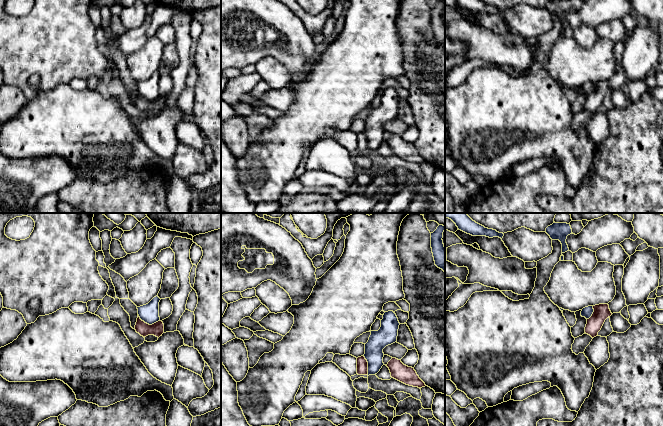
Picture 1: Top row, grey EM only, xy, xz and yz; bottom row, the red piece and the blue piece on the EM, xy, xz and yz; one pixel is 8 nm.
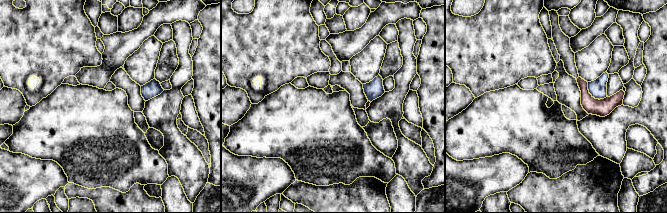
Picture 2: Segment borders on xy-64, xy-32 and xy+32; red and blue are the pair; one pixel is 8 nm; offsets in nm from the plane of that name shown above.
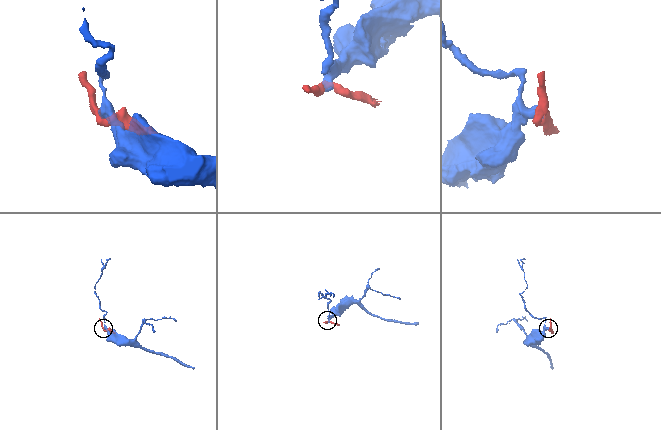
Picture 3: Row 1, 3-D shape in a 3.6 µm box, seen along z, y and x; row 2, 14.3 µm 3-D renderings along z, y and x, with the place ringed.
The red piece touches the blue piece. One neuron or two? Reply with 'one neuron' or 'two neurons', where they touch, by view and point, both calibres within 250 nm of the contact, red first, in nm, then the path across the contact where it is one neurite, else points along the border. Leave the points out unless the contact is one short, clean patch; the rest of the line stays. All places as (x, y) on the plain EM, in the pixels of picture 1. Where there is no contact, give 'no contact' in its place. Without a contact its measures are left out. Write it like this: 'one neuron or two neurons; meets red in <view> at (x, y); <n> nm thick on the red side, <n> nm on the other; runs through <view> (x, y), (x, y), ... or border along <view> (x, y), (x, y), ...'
two neurons; meets red in xy at (148, 100); 110 nm thick on the red side, 160 nm on the other; border along xy (138, 90), (142, 96), (149, 100), (159, 97)

